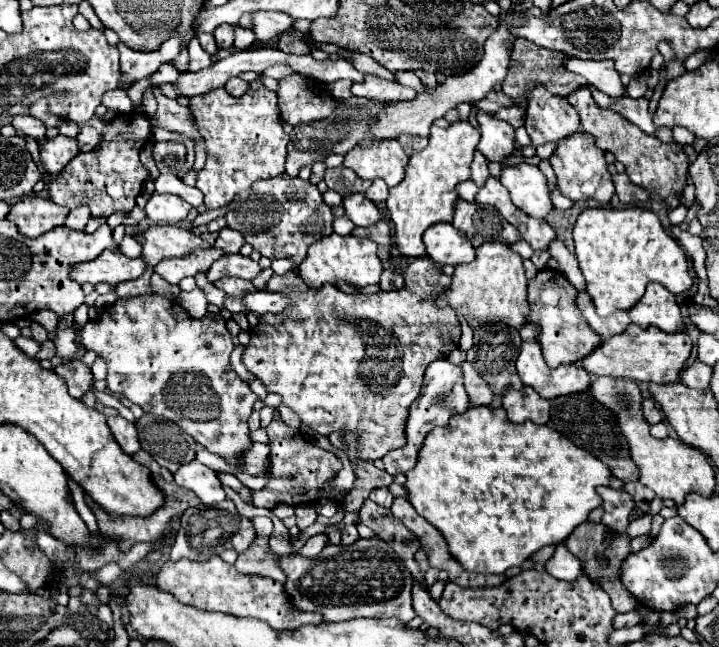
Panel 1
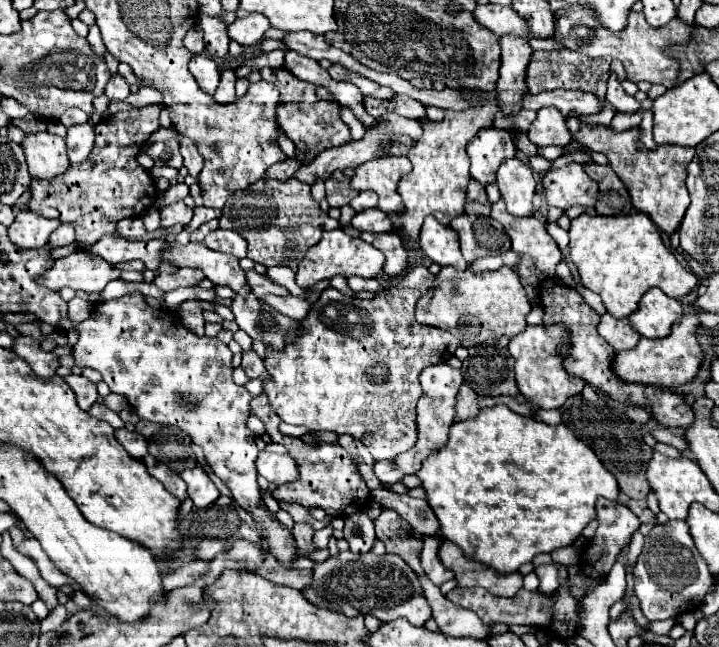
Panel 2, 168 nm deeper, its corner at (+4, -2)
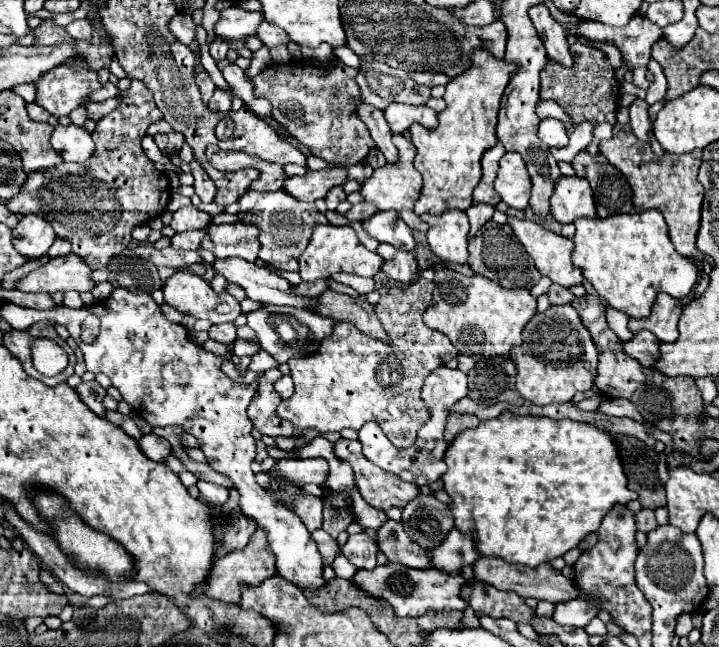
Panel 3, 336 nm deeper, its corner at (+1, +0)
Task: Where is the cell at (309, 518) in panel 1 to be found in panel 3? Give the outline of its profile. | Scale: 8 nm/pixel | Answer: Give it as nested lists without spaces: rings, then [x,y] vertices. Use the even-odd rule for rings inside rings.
[[[316,530],[316,532],[312,532],[312,538],[314,538],[316,544],[318,544],[318,550],[320,550],[322,558],[324,558],[324,564],[326,564],[326,566],[332,566],[334,558],[340,554],[340,546],[338,546],[338,542],[336,542],[330,534],[326,534],[324,530]]]

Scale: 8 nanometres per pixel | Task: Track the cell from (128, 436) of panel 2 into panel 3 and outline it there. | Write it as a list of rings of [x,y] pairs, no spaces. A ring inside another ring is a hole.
[[[146,434],[138,440],[140,450],[154,462],[164,462],[164,456],[172,454],[172,446],[168,440],[156,436],[156,434]]]

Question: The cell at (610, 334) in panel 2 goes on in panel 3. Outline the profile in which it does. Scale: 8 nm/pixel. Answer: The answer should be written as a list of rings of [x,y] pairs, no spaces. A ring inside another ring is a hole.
[[[648,330],[634,334],[634,338],[622,346],[626,354],[642,362],[642,366],[652,366],[660,358],[660,340],[656,340],[656,336]]]

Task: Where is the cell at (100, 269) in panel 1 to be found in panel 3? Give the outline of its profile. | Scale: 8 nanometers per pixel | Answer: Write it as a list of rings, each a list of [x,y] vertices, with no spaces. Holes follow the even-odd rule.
[[[68,254],[48,260],[44,266],[32,270],[28,276],[16,280],[14,288],[22,292],[88,292],[96,284],[90,280],[92,270],[80,260],[80,256]]]

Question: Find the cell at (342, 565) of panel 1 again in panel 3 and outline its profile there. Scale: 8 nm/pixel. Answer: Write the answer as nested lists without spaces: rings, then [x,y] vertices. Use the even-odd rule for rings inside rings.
[[[386,564],[386,566],[376,566],[374,570],[358,570],[356,576],[352,578],[352,582],[360,588],[364,588],[370,596],[374,598],[384,598],[388,600],[394,610],[396,616],[424,616],[426,610],[444,610],[444,608],[456,608],[456,610],[464,610],[468,606],[468,602],[460,596],[460,588],[464,584],[474,584],[476,580],[470,578],[466,580],[460,572],[456,574],[448,574],[448,572],[440,572],[436,568],[428,568],[428,570],[414,570],[414,568],[406,568],[402,564]]]

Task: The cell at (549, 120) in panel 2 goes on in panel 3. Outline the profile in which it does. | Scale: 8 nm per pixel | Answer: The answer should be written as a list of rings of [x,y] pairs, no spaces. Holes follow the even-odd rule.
[[[546,118],[540,122],[538,136],[542,138],[544,144],[548,144],[552,148],[564,148],[568,144],[568,132],[566,132],[564,124],[554,118]]]

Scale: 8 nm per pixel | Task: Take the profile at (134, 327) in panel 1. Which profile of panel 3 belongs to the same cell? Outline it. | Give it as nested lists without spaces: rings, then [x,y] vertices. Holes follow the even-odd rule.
[[[116,288],[108,300],[92,308],[82,306],[74,310],[58,306],[54,308],[54,322],[64,324],[78,342],[86,368],[94,374],[106,374],[122,398],[136,414],[144,414],[142,418],[150,426],[180,426],[200,442],[200,450],[208,464],[236,484],[242,512],[268,532],[268,544],[276,556],[276,568],[282,578],[296,584],[300,590],[324,588],[324,564],[310,532],[292,510],[272,504],[272,498],[256,484],[254,472],[250,470],[256,452],[250,434],[252,422],[246,410],[258,390],[258,382],[244,386],[230,380],[220,370],[220,358],[192,344],[186,328],[170,324],[162,316],[160,306],[146,292],[132,294],[124,288]],[[88,314],[96,314],[102,326],[96,340],[84,344],[80,340],[80,322],[84,322]]]

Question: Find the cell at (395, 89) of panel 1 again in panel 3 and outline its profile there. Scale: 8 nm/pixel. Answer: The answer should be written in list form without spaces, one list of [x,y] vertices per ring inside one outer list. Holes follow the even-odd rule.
[[[392,104],[384,112],[390,128],[394,134],[404,134],[410,130],[412,124],[422,124],[424,128],[432,130],[438,124],[436,112],[428,106],[408,106],[408,104]]]

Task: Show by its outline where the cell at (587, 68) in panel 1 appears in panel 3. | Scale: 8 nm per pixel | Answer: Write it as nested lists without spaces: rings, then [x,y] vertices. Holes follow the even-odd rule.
[[[636,100],[630,106],[630,126],[638,140],[648,142],[648,132],[652,130],[652,120],[648,114],[648,104],[644,100]]]

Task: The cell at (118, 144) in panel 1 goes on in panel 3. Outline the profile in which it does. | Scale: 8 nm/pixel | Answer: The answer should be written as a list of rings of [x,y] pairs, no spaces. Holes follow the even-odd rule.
[[[132,80],[130,88],[118,96],[118,108],[96,122],[96,130],[92,132],[96,148],[88,162],[62,162],[54,168],[32,172],[24,188],[20,188],[20,196],[6,202],[18,216],[36,214],[48,220],[56,236],[68,240],[72,252],[92,270],[104,268],[114,254],[128,248],[134,226],[162,216],[172,194],[168,176],[154,168],[140,146],[148,126],[162,120],[152,92],[140,80]]]

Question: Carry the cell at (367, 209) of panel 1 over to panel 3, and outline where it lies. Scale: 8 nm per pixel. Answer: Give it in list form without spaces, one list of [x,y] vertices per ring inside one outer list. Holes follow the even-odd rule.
[[[392,210],[388,212],[376,212],[370,220],[366,220],[364,230],[378,242],[392,244],[400,250],[414,250],[416,242],[412,236],[412,230],[406,226],[406,222]]]

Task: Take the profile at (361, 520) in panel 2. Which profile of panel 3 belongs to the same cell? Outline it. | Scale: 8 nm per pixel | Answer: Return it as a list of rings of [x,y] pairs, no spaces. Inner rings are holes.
[[[352,534],[348,542],[342,546],[342,554],[356,566],[364,570],[372,570],[376,566],[376,542],[366,534]]]

